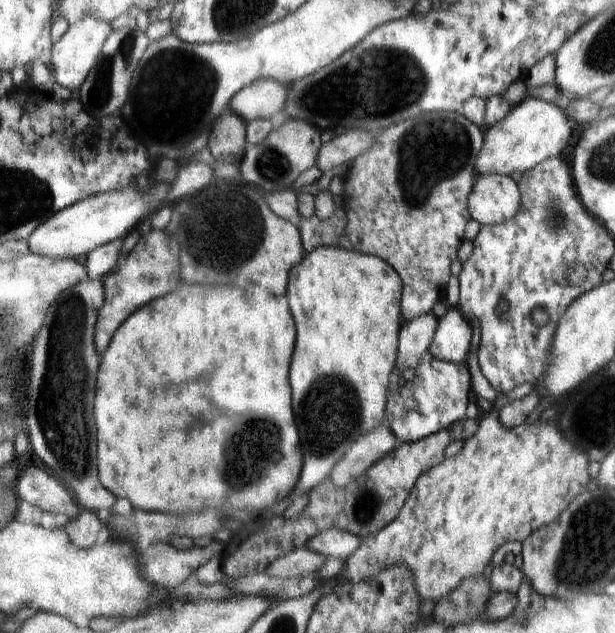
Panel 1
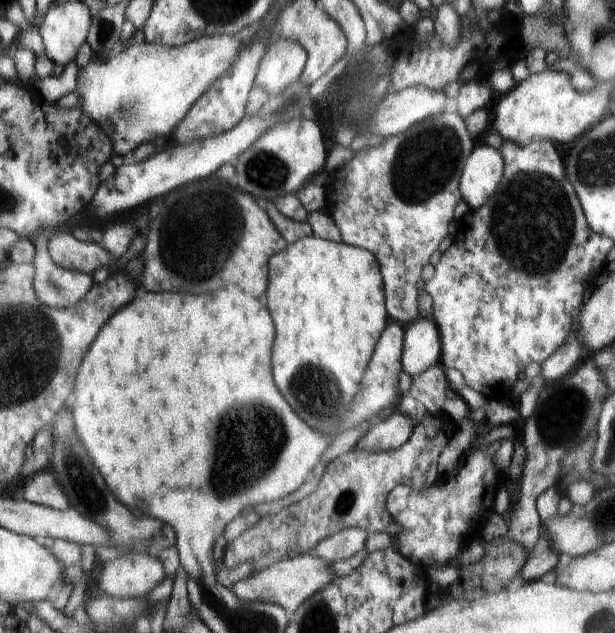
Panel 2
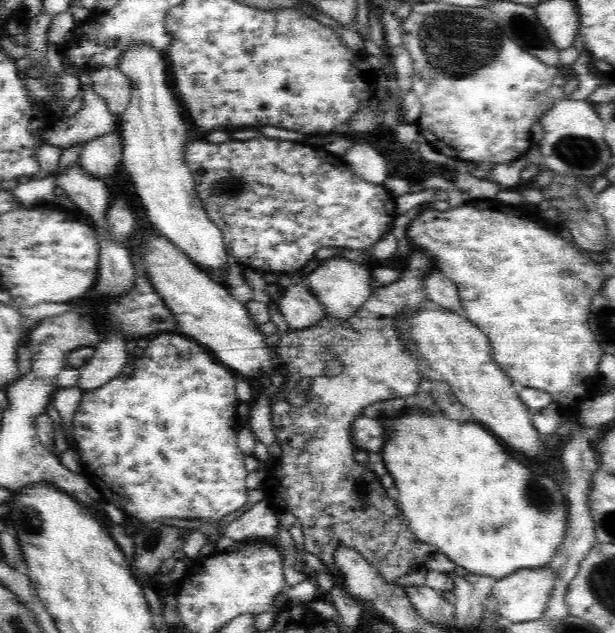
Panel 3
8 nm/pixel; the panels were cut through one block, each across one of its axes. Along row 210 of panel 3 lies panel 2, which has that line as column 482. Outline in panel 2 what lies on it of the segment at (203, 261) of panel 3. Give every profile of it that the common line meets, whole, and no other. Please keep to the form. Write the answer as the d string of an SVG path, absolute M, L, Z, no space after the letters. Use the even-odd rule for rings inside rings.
M475 144L467 158L460 180L463 200L472 208L480 208L496 192L503 177L501 152L484 144Z

